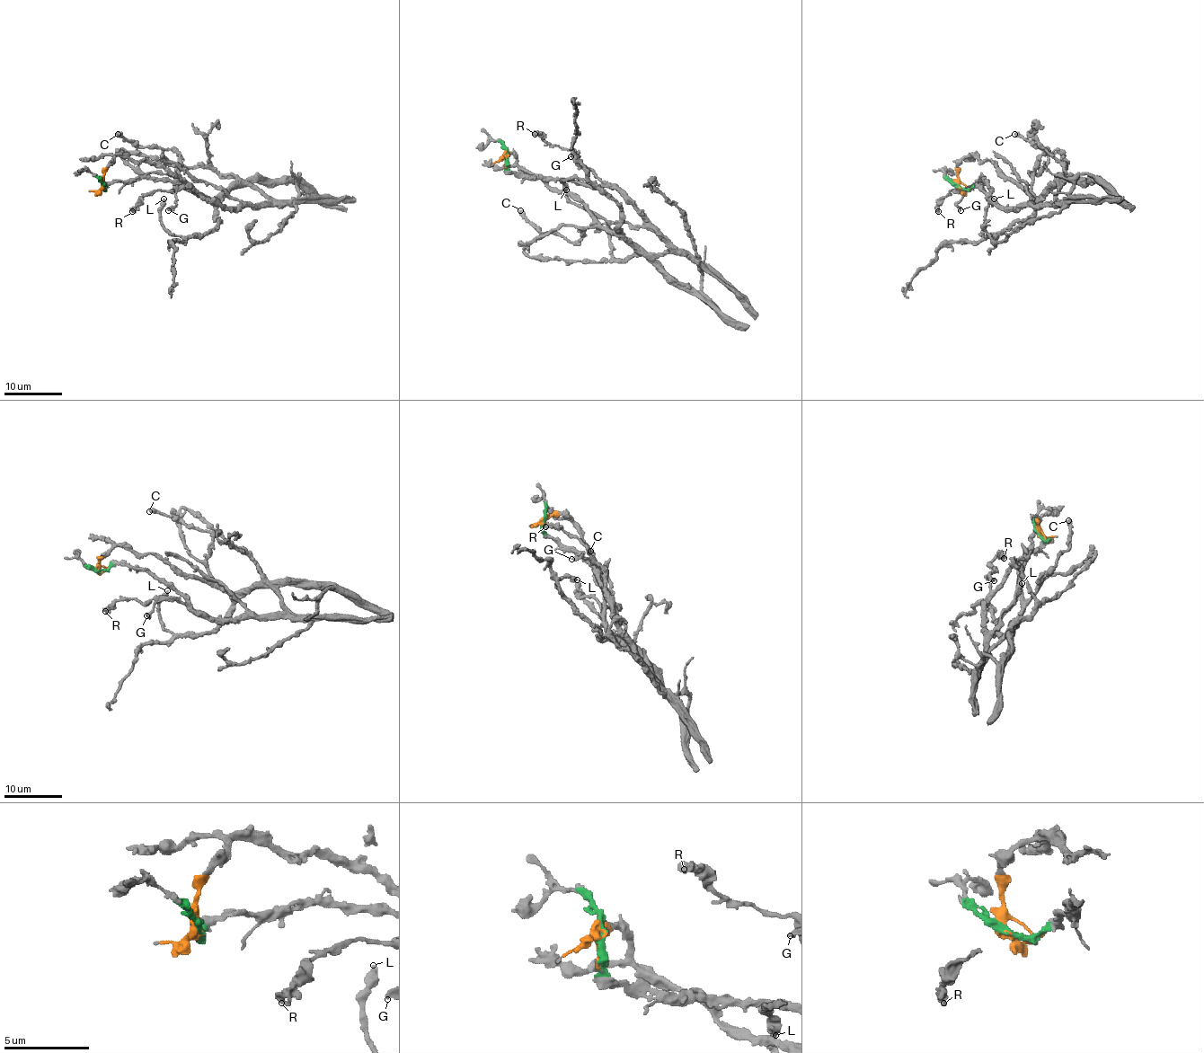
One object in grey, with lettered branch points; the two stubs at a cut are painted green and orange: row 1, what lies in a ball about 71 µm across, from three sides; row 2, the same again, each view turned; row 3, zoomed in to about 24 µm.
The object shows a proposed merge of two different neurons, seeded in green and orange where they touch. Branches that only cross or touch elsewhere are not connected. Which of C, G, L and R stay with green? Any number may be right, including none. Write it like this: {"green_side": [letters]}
{"green_side": ["G", "R"]}

